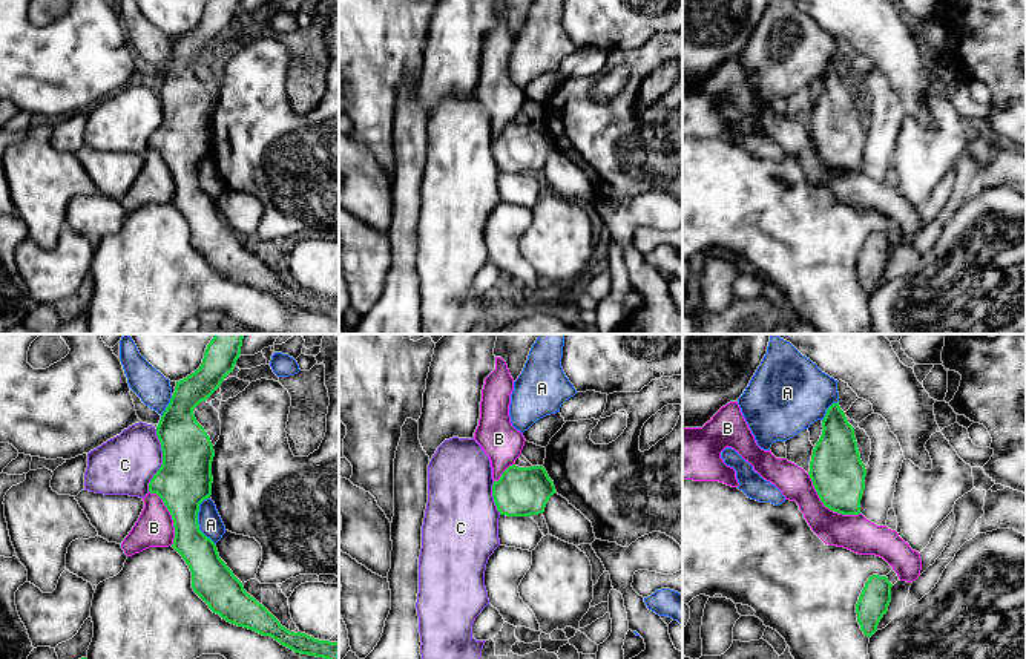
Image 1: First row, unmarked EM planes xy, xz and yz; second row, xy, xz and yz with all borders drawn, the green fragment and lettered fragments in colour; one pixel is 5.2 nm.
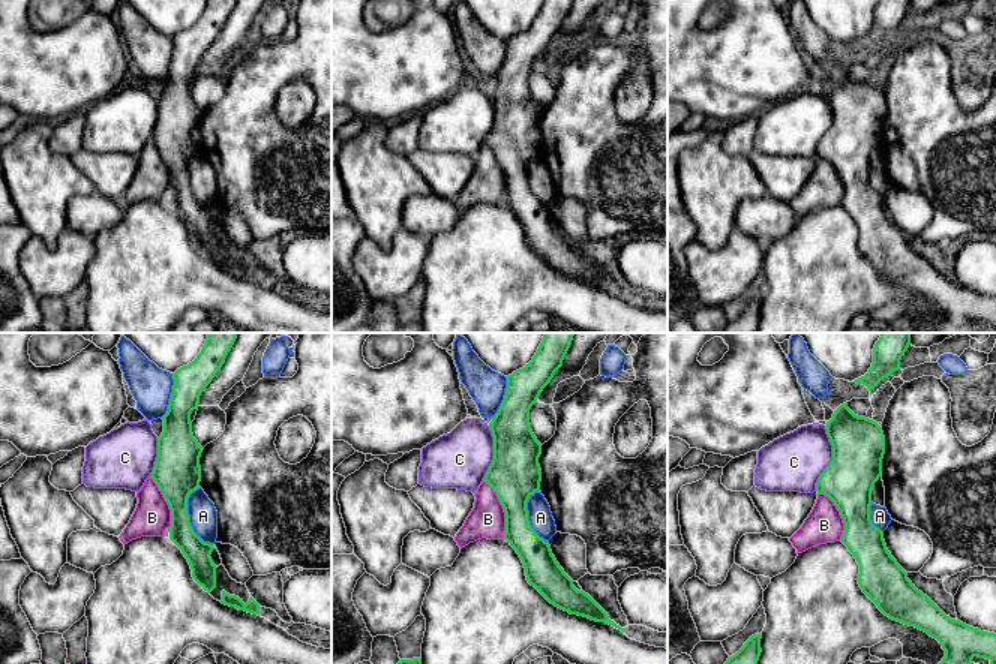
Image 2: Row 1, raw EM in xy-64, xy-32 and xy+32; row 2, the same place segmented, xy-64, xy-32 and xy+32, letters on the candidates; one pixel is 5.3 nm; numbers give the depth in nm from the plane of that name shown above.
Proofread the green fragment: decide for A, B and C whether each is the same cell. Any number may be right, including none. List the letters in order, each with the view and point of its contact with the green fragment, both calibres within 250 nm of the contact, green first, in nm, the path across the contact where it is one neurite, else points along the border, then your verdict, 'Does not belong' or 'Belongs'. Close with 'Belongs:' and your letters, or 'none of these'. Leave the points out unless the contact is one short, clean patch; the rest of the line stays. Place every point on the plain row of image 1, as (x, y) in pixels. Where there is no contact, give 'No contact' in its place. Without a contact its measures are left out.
A: Touches green at xy (197, 178). Thickness 280 nm (green) against 120 nm. Does not belong
B: Touches green at yz (827, 163). Thickness 280 nm (green) against 190 nm. Belongs
C: Touches green at xy (163, 117). Thickness 280 nm (green) against 320 nm. Boundary: xy (157, 86), (161, 123), (151, 137), (147, 147). Does not belong
Belongs: B

